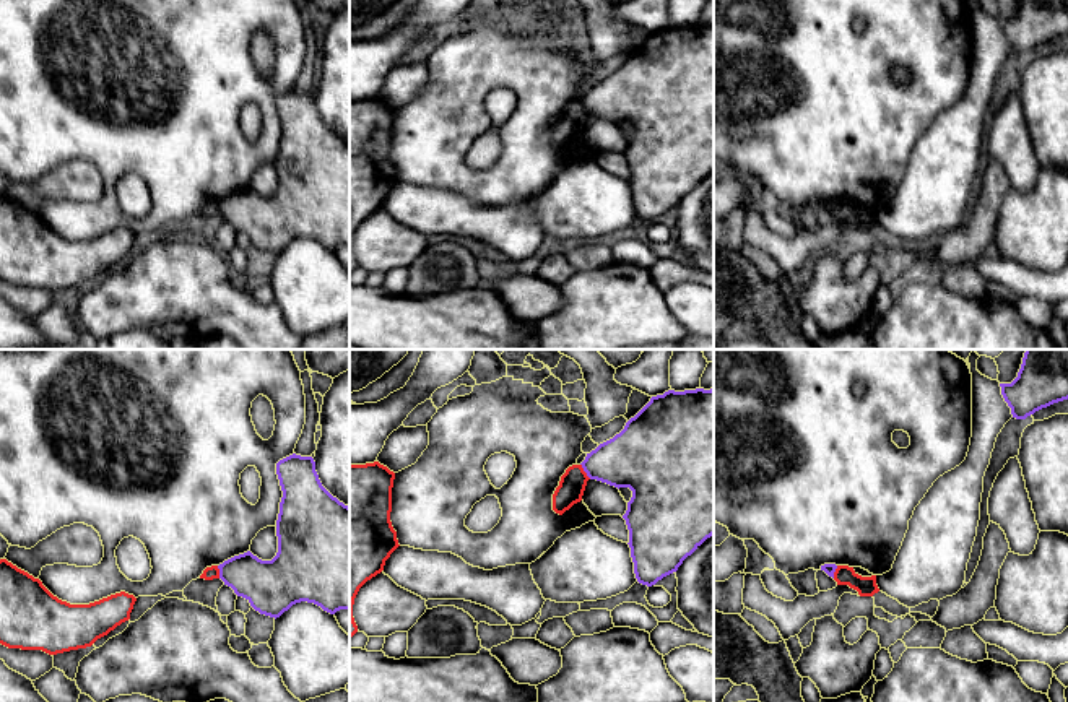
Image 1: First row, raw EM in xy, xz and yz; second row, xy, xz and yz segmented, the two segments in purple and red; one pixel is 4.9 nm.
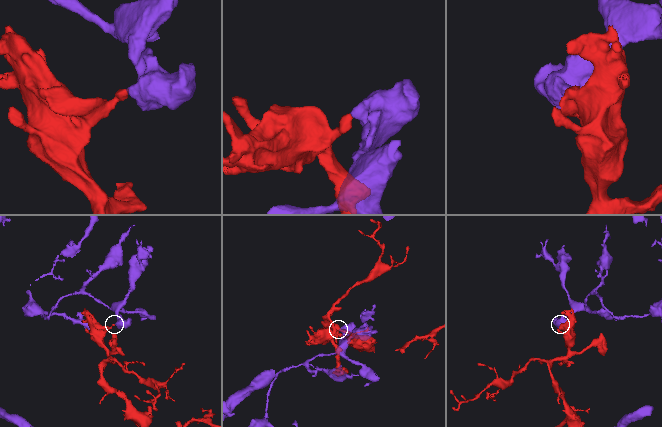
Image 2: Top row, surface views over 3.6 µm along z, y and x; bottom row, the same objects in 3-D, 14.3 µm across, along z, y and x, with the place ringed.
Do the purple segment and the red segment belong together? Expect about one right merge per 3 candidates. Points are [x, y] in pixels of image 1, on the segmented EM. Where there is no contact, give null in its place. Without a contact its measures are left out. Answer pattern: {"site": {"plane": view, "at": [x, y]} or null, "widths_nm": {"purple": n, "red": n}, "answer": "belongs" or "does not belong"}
{"site": {"plane": "xz", "at": [584, 470]}, "widths_nm": {"purple": 300, "red": 130}, "answer": "does not belong"}

